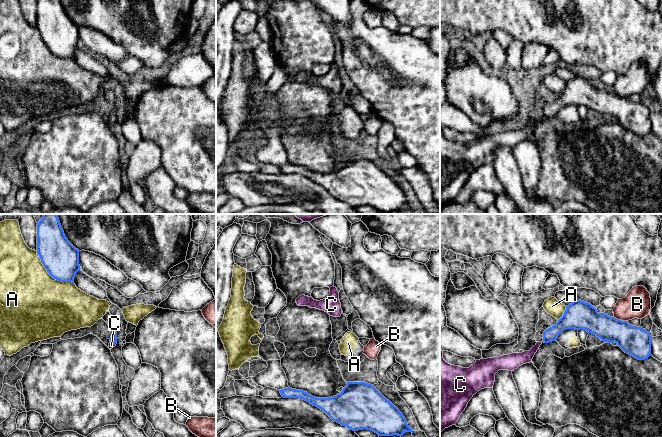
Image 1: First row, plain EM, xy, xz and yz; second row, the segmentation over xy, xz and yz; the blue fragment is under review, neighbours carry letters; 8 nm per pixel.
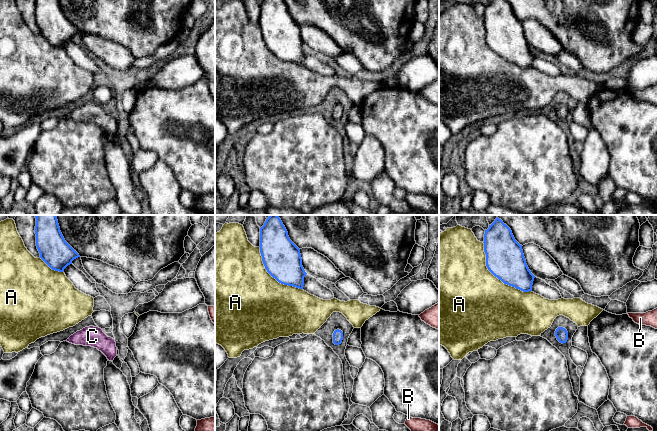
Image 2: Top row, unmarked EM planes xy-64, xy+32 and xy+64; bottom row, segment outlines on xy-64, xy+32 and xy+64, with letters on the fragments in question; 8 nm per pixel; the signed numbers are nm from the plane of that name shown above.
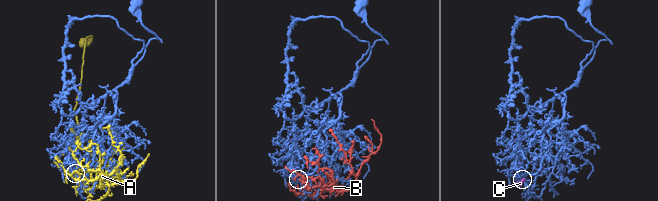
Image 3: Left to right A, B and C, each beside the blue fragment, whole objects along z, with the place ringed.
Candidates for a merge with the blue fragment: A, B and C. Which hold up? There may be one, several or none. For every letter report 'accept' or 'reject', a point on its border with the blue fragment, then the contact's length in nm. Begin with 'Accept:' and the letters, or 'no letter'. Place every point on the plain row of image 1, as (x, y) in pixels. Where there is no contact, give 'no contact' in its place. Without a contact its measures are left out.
Accept: C
A: reject; contact xy (50, 50); length 400 nm
B: reject; contact yz (620, 96); length 120 nm
C: accept; contact xy (113, 119); length 60 nm

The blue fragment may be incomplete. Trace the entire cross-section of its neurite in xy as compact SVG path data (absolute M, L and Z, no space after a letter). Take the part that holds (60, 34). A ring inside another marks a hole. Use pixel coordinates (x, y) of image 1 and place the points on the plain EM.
M37 0L37 30L44 44L54 55L74 59L75 51L81 45L79 26L68 17L61 0Z

